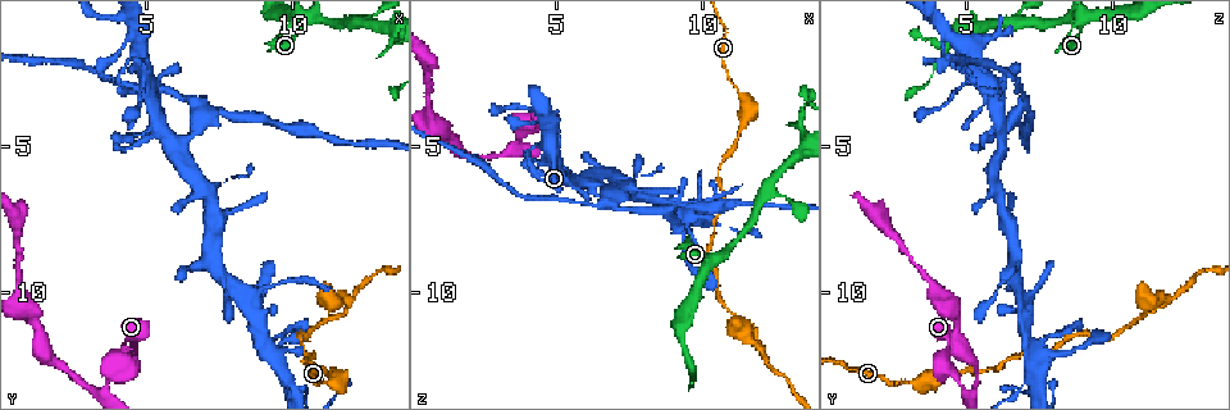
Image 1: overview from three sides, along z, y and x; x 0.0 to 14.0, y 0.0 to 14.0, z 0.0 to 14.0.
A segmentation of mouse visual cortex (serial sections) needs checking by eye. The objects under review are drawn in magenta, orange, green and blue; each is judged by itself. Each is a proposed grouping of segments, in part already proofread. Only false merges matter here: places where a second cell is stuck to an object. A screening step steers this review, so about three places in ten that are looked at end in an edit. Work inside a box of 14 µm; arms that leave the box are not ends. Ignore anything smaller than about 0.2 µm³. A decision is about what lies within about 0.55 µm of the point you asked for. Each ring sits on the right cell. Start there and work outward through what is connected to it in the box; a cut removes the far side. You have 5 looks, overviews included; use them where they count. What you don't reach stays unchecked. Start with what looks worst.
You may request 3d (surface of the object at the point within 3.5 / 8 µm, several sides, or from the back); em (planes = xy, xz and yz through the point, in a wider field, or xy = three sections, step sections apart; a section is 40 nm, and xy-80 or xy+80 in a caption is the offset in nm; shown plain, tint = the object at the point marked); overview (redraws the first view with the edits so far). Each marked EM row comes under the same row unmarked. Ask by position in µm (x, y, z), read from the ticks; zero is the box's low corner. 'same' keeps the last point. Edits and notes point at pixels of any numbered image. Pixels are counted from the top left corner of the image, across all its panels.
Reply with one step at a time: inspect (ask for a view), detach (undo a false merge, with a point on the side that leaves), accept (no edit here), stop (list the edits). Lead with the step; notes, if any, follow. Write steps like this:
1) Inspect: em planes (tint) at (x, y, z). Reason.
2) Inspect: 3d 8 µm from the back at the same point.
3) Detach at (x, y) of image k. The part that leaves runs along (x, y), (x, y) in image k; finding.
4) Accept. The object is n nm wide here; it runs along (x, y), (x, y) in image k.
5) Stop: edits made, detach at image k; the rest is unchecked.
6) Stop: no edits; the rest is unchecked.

Inspect: 3d 3.5 µm at (6.9, 3.6, 6.9). Branch point.

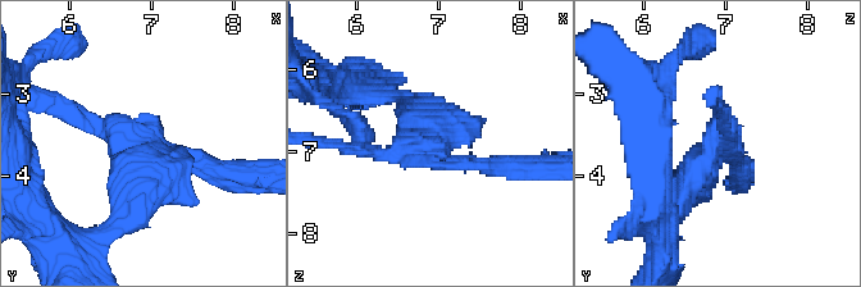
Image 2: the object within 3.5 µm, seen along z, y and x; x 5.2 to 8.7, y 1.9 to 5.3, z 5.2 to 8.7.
Inspect: em xy step 1 (tint) at (6.80, 3.70, 6.85). Shape alone is not enough.

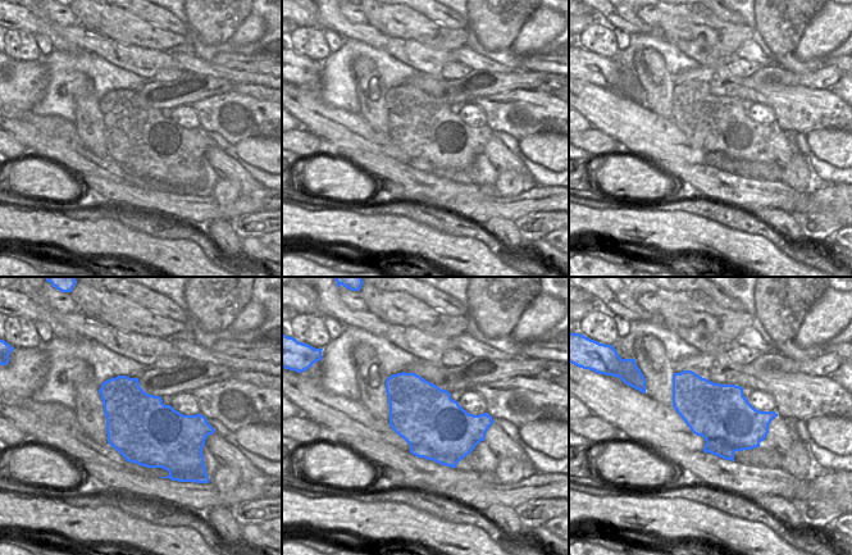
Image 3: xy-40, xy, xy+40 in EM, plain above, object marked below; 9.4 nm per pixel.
Detach at (83, 124) of image 2. The part that leaves runs along (433, 153), (441, 163), (555, 169) in image 2; two cells meet here.

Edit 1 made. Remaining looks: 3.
Inspect: 3d 3.5 µm from the back at (11.8, 10.5, 11.5). Thin arm on a thick one.

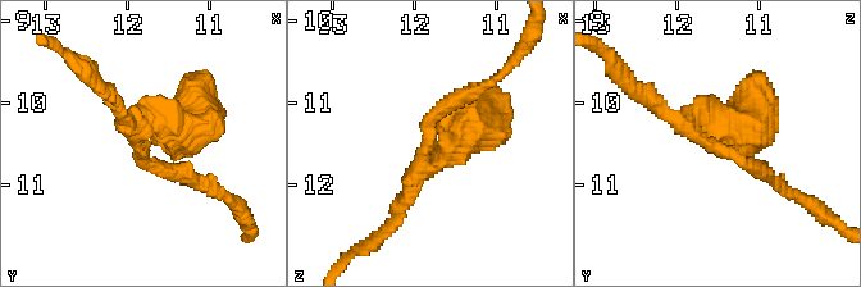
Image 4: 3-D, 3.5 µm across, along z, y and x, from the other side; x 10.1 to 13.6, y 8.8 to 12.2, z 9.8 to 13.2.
Inspect: em planes (tint) at (11.80, 10.55, 11.50). 3 arms meet here; the arms are 200, 200, 600 nm wide.

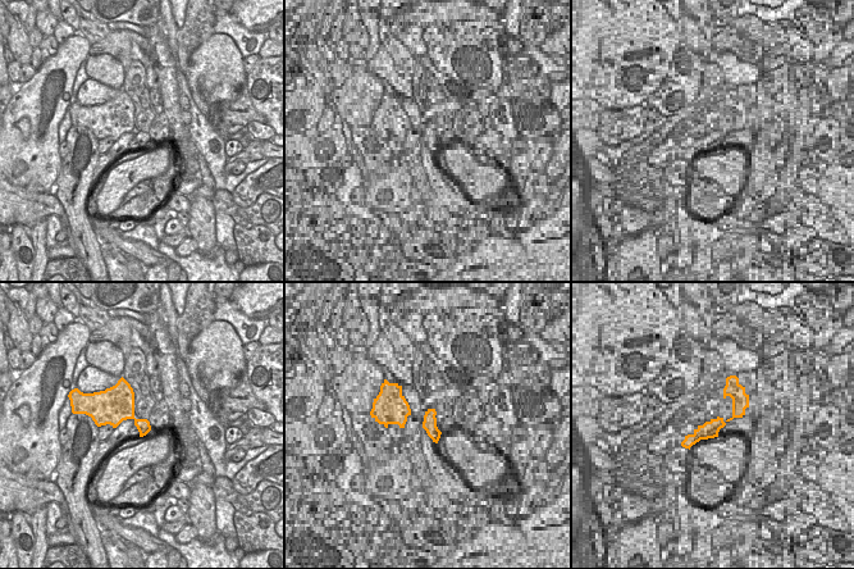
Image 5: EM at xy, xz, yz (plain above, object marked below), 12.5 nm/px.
Accept. It runs along (766, 173), (718, 146), (756, 103) in image 4; continuous, no second cell.

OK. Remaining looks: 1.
Stop: edits made, detach at image 2; the rest is unchecked.

